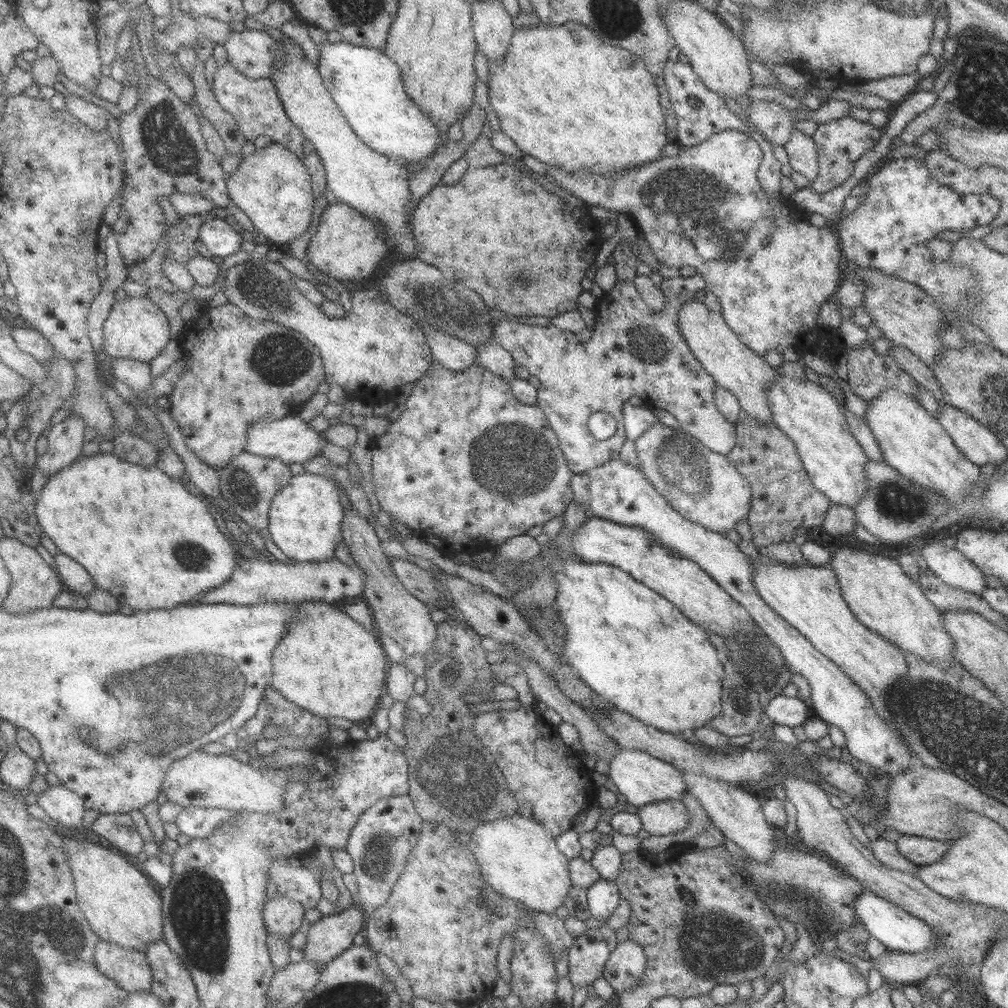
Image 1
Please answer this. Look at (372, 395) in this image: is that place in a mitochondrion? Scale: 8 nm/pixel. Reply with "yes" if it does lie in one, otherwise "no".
no

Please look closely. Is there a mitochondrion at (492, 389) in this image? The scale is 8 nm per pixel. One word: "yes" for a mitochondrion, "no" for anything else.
no

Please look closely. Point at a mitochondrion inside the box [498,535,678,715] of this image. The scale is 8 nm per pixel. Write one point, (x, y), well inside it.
(554, 628)

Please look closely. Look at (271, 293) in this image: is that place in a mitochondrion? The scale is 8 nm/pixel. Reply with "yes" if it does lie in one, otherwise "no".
yes

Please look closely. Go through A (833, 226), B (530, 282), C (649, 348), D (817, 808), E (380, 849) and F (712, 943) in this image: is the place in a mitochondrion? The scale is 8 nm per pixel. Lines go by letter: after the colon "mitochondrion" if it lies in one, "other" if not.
A: other
B: mitochondrion
C: mitochondrion
D: other
E: mitochondrion
F: mitochondrion

